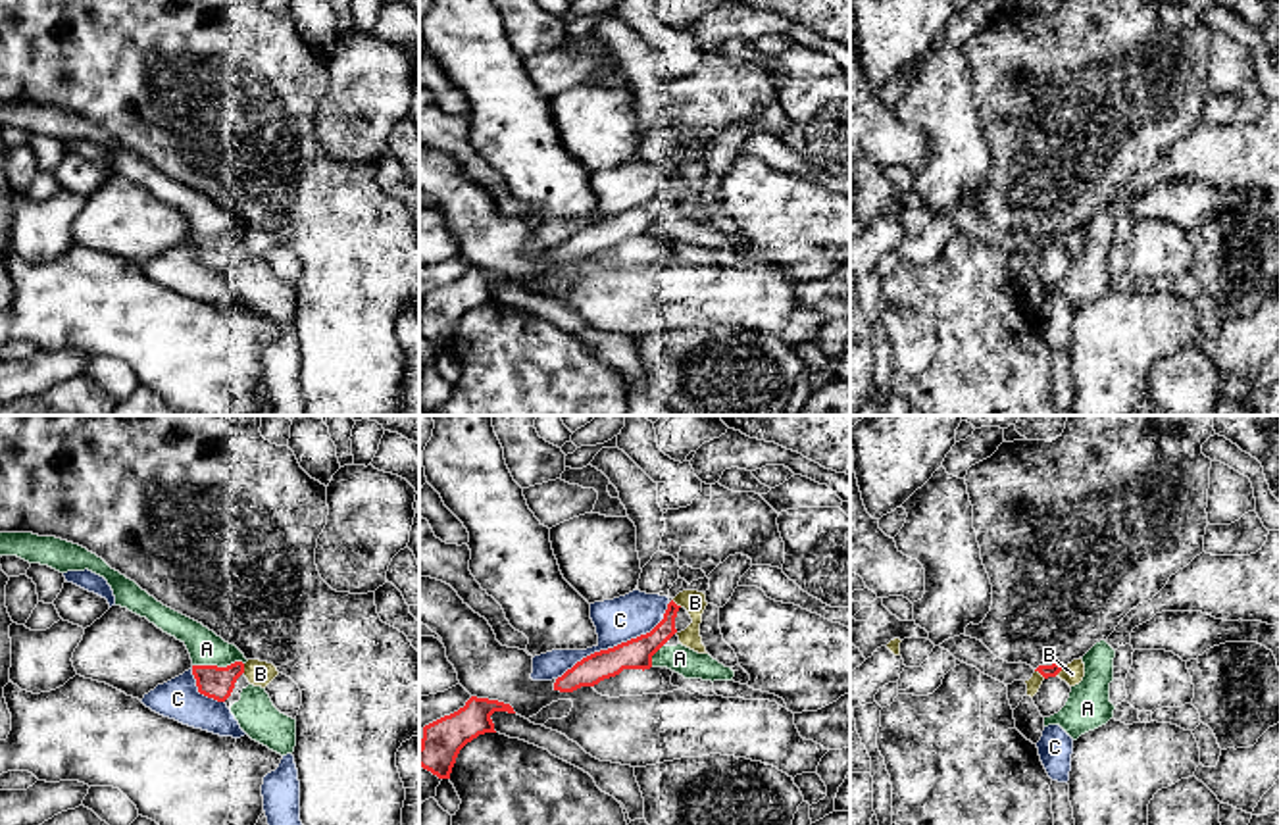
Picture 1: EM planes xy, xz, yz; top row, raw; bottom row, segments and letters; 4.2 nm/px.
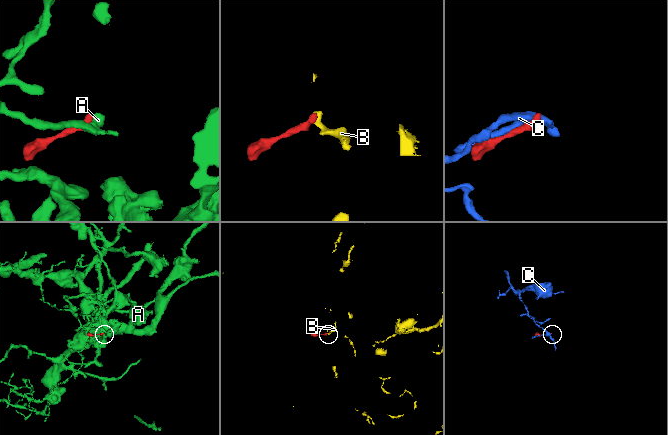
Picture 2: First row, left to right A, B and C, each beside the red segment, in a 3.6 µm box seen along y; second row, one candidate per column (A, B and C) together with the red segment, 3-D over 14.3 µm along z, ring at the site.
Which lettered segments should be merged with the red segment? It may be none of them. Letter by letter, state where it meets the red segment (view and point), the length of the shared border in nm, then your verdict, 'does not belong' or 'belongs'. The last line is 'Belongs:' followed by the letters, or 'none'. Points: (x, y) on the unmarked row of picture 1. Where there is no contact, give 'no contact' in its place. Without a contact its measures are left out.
A: xy (216, 235) | 220 nm | belongs
B: yz (1058, 241) | 60 nm | does not belong
C: xz (618, 214) | 600 nm | does not belong
Belongs: A

